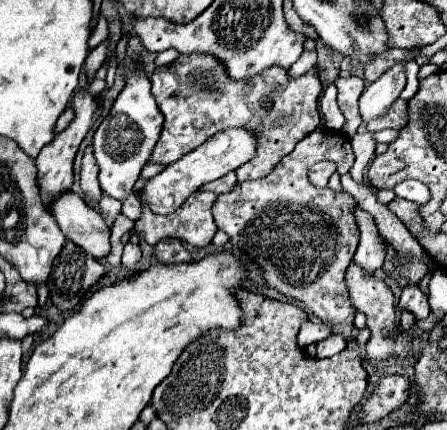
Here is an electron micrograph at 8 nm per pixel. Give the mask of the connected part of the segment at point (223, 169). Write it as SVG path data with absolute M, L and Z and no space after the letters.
M233 127L215 133L211 139L207 139L201 147L193 149L179 161L167 165L159 175L155 175L143 189L143 195L147 203L151 205L153 213L169 215L173 213L191 193L195 193L203 183L215 181L223 177L229 171L235 171L239 165L247 163L257 153L257 135L253 131L245 131L243 127Z

